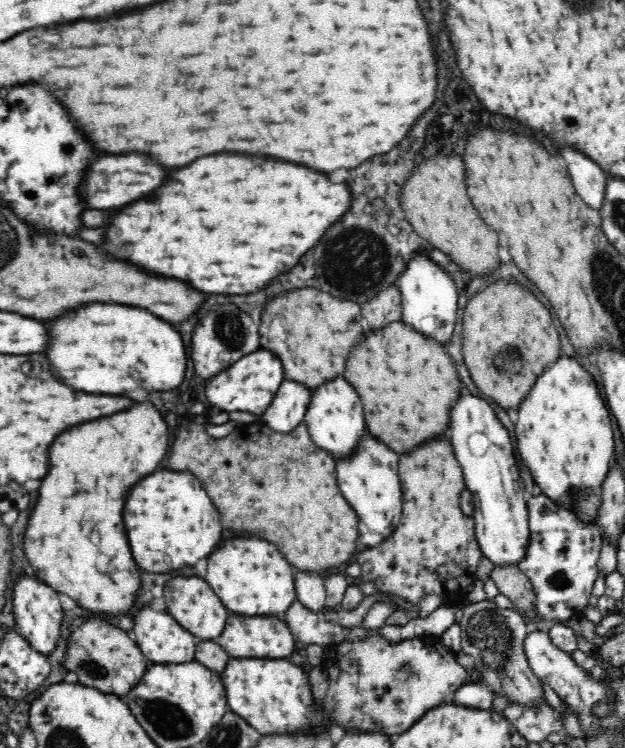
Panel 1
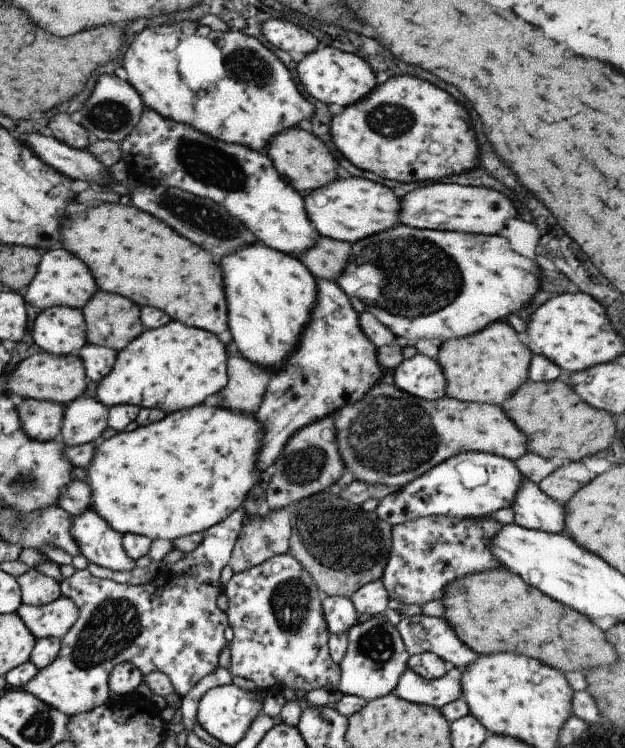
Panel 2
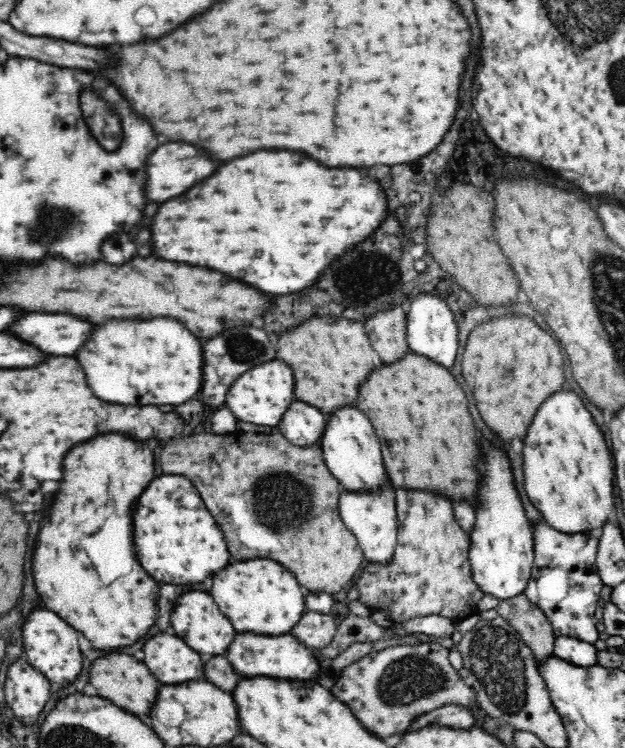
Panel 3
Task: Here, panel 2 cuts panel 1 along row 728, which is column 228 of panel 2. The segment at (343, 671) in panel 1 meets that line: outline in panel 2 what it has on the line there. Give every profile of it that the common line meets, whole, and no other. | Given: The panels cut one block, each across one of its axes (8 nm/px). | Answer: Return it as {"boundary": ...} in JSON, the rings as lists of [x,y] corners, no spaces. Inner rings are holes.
{"boundary":[[[231,344],[224,345],[228,356],[227,384],[217,393],[218,405],[242,413],[255,414],[273,371],[246,361],[234,352]]]}

